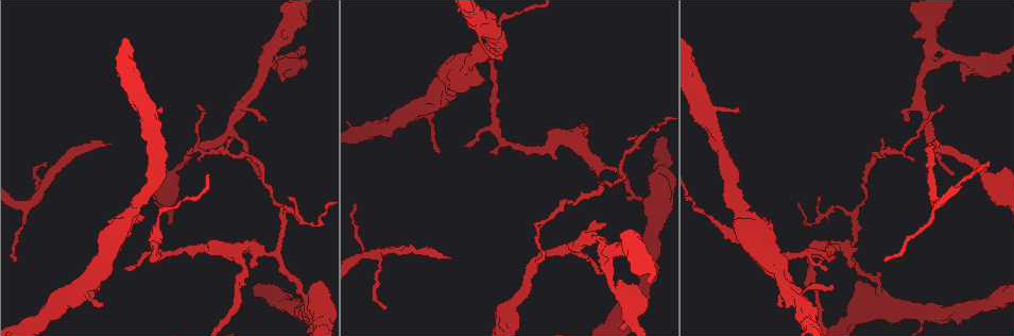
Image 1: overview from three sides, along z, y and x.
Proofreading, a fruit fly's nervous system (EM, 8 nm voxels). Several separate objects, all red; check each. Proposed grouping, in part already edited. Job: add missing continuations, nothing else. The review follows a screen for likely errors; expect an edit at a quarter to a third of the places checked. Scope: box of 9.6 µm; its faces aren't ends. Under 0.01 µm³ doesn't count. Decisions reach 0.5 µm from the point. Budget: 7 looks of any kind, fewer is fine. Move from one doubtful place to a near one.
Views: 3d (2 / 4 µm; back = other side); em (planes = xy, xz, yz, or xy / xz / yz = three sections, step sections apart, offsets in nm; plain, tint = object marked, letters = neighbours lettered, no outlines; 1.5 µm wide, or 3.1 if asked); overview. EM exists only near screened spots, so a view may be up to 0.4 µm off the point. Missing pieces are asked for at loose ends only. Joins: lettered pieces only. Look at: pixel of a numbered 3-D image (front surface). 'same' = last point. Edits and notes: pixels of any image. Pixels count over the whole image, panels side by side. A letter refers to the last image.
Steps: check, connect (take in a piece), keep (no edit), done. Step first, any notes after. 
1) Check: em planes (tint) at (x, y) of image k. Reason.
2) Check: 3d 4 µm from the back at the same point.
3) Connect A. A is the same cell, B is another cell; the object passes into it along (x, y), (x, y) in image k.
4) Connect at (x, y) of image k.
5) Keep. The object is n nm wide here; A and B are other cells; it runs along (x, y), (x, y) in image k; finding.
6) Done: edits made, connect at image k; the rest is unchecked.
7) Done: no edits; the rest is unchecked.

Check: em planes (letters) at (266, 122) of image 1. An open end.

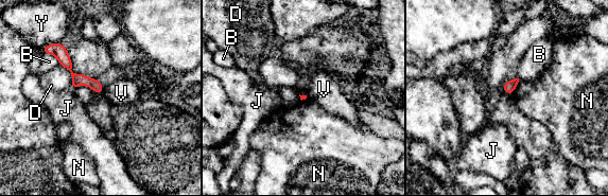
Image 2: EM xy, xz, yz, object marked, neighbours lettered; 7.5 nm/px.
Keep. B, D, J, N, V and Y are other cells; a border runs along (104, 87), (102, 92) in image 2; no lettered piece goes on from it.

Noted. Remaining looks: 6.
Check: em planes (letters) at (953, 175) of image 1. Tapers out.

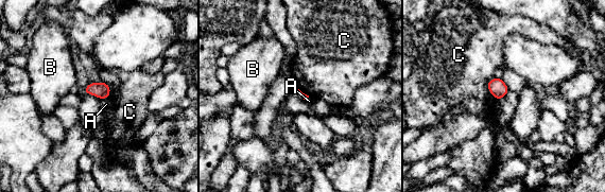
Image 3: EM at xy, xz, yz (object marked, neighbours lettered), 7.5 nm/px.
Keep. A, B and C are other cells; a border runs along (108, 97), (100, 100) in image 3; no lettered piece goes on from it.

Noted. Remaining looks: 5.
Check: 3d 2 µm from the back at (126, 269) of image 1. Branch stops here.

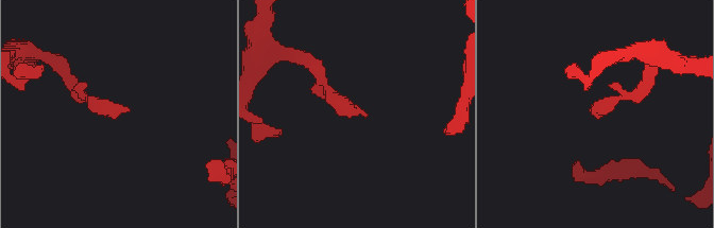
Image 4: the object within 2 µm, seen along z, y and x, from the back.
Check: em xy step 4 (tint) at (368, 116) of image 4. Shape alone is not enough.

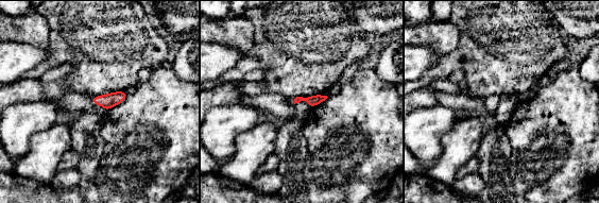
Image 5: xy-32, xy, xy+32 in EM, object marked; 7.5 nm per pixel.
Check: em xz step 8 (letters) at the same point. Another direction.

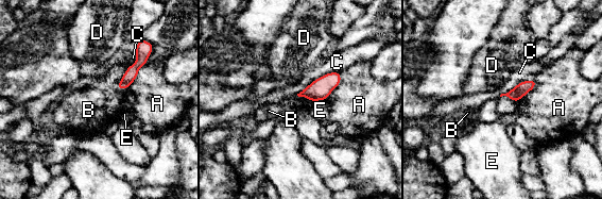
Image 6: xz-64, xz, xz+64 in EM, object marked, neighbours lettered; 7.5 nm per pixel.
Keep. The object is 100 nm wide here; A, B, C, D and E are other cells; a border runs along (127, 67), (116, 86), (119, 90) in image 6; none of them fits.

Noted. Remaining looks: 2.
Done: no edits; the rest is unchecked.

